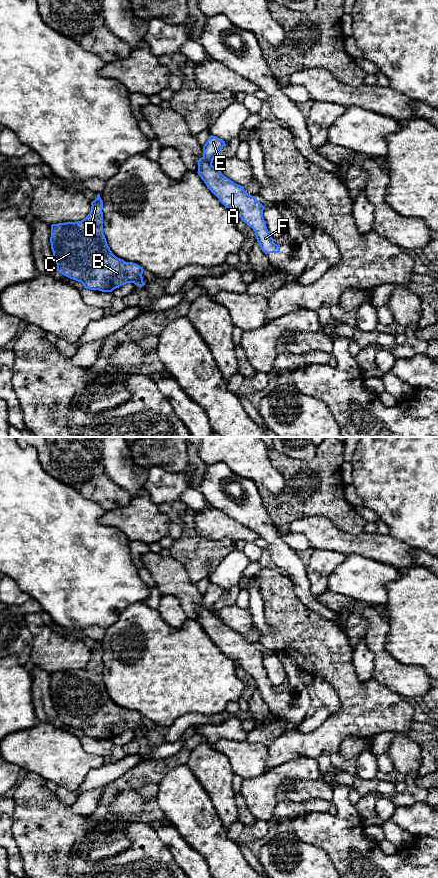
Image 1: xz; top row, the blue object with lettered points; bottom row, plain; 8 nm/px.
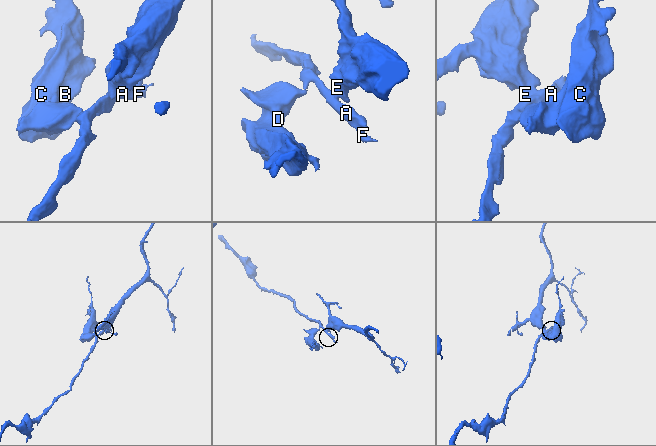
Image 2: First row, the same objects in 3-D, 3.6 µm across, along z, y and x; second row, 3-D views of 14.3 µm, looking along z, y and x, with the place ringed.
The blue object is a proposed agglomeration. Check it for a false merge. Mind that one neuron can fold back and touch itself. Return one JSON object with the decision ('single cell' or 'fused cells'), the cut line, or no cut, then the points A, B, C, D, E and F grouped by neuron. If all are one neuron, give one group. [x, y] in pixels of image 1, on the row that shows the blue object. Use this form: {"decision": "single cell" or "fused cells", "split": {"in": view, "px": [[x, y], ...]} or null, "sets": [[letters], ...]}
{"decision": "fused cells", "split": {"in": "xz", "px": [[202, 157], [211, 164]]}, "sets": [["A", "B", "C", "D", "F"], ["E"]]}

